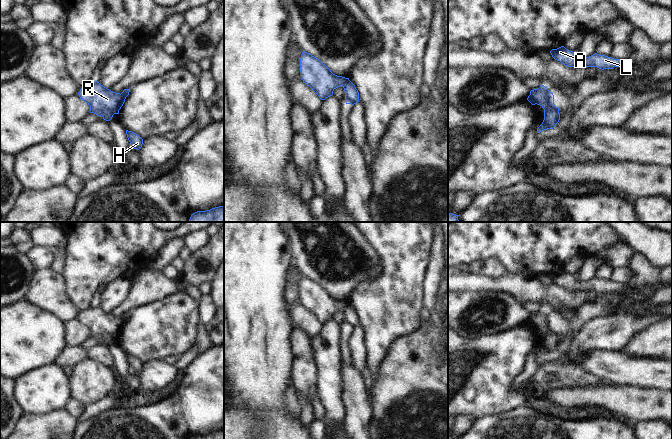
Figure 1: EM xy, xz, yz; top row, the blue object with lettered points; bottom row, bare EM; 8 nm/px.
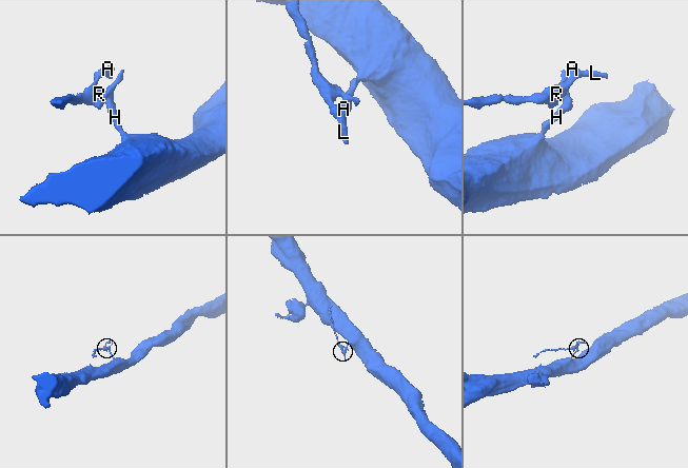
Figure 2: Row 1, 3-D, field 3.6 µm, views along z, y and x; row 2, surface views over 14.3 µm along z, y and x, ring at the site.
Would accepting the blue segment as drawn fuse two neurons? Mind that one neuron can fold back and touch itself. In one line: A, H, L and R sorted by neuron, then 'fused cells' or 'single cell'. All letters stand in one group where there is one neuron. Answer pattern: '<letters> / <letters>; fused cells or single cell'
A L R / H; fused cells

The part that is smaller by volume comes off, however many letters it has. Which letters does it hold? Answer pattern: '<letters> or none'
A, L, R

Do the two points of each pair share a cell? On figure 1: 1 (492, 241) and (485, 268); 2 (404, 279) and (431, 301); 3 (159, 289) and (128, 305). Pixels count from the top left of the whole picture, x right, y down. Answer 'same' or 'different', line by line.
1: different
2: different
3: same

